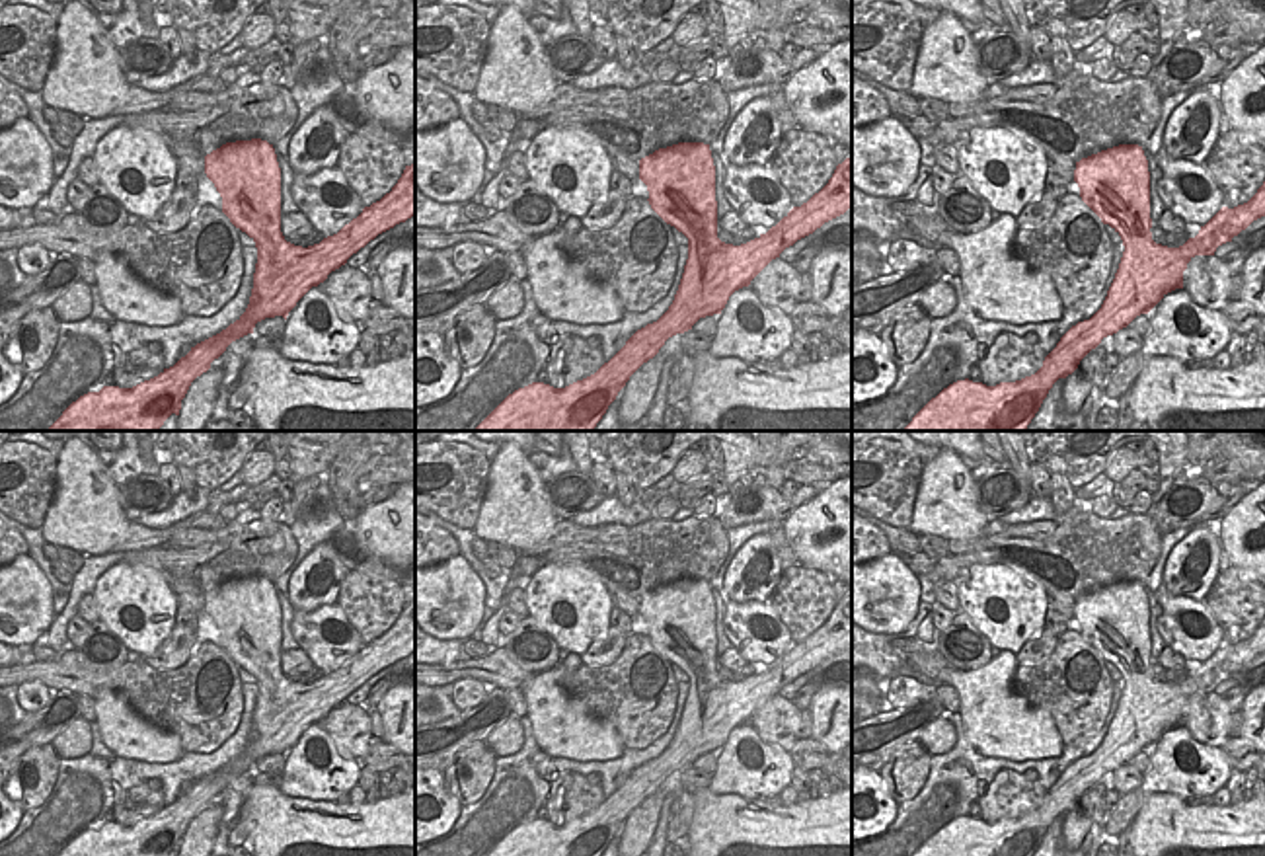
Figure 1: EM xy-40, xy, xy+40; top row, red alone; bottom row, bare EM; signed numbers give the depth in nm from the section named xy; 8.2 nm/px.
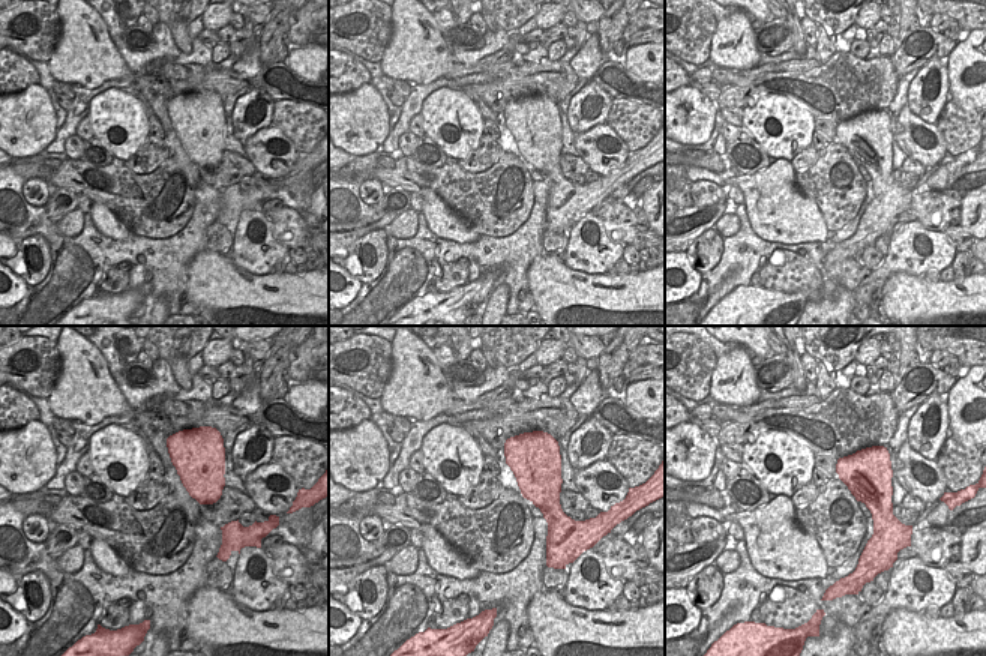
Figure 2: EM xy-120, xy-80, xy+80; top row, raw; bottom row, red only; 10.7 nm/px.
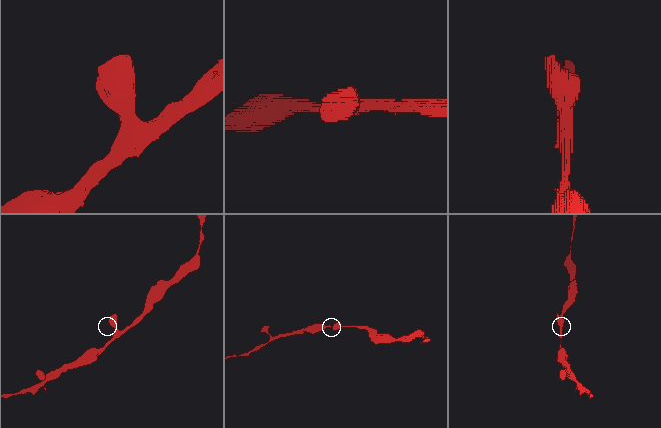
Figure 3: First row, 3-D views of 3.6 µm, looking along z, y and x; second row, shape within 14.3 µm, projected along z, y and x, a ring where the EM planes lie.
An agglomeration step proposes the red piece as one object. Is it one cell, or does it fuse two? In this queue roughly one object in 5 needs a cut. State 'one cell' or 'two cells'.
one cell

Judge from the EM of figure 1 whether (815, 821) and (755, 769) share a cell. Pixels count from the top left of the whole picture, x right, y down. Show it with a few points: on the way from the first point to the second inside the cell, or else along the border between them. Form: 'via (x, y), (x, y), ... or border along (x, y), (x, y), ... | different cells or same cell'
border along (714, 792), (733, 792), (759, 800) | different cells

